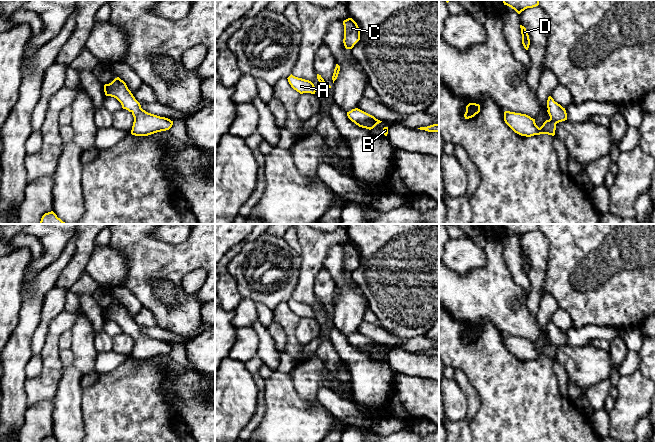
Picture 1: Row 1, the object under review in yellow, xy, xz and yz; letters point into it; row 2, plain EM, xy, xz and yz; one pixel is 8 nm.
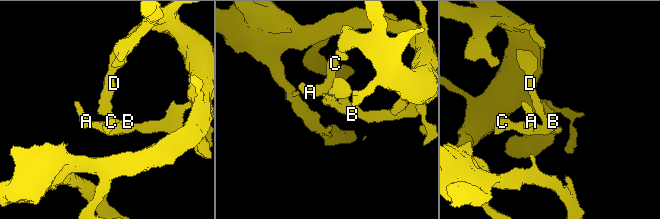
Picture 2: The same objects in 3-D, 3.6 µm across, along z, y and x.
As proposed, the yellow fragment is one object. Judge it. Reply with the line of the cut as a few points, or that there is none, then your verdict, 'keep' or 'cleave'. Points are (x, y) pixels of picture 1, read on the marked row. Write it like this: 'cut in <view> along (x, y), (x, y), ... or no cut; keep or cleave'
no cut; keep

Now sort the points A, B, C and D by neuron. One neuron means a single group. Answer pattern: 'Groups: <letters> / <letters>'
Groups: A B C D

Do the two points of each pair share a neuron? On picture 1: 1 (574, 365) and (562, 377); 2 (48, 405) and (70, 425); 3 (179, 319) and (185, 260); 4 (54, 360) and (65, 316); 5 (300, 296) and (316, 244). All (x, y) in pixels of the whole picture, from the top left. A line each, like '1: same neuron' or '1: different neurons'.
1: different neurons
2: different neurons
3: same neuron
4: same neuron
5: same neuron

